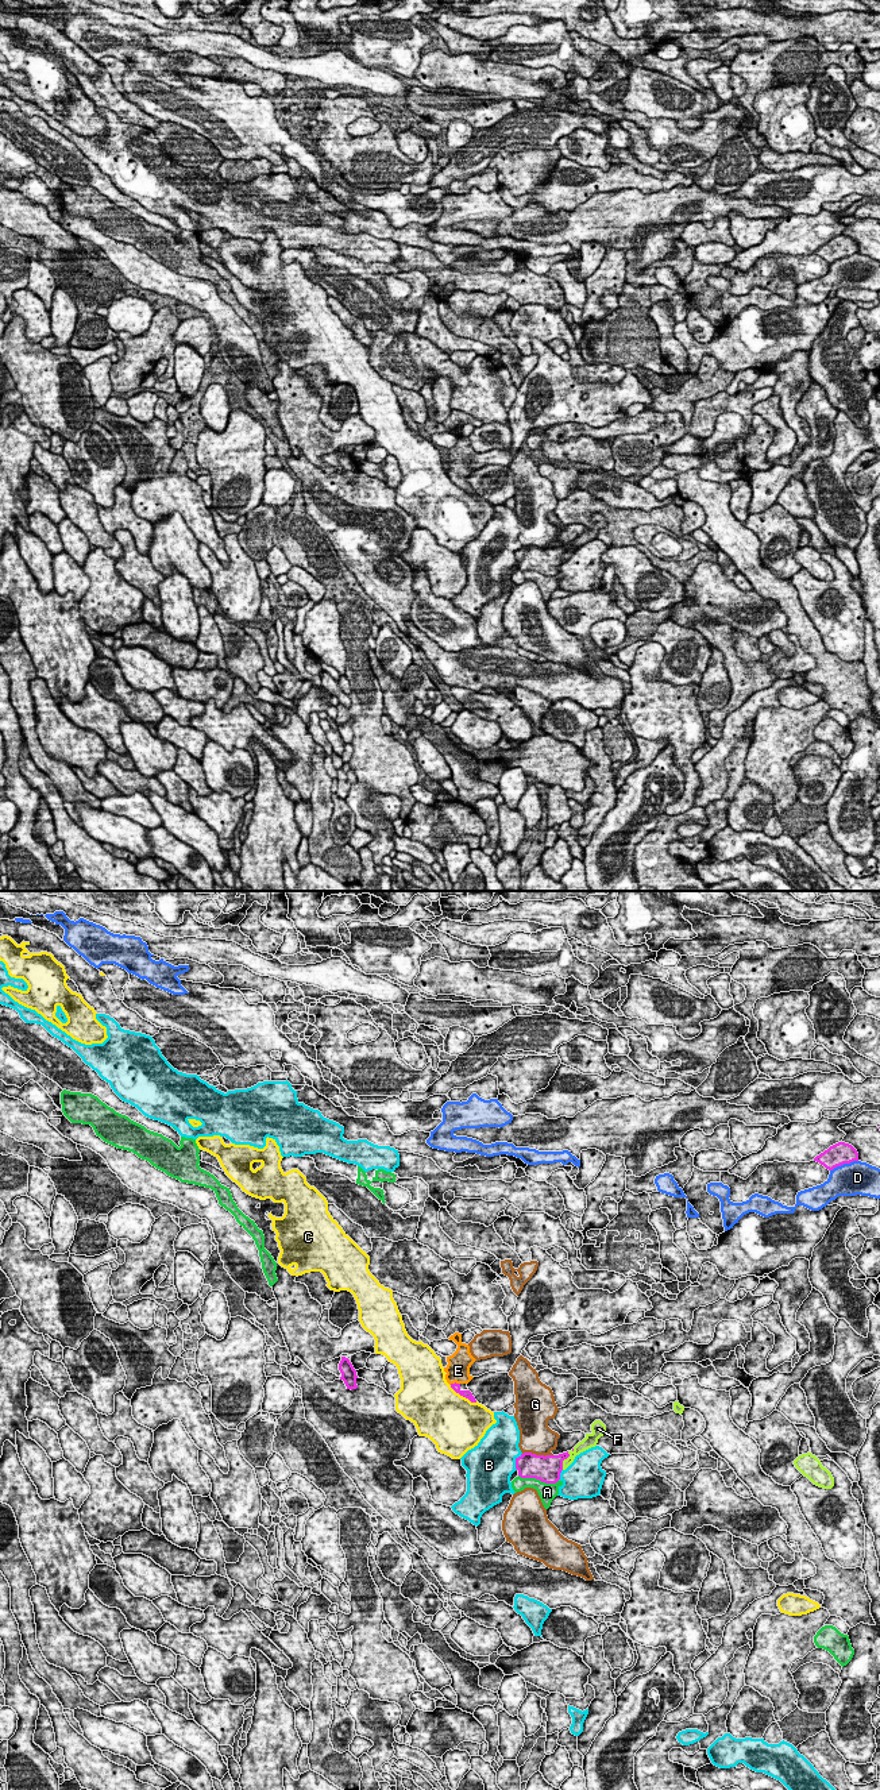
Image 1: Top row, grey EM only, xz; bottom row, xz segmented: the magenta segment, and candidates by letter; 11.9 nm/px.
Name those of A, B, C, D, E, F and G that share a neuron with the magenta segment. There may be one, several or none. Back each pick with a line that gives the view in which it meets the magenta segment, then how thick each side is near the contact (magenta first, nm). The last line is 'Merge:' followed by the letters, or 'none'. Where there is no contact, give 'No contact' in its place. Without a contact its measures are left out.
E: Touches magenta in xz. Thickness 100 nm (magenta) against 280 nm
Merge: E

